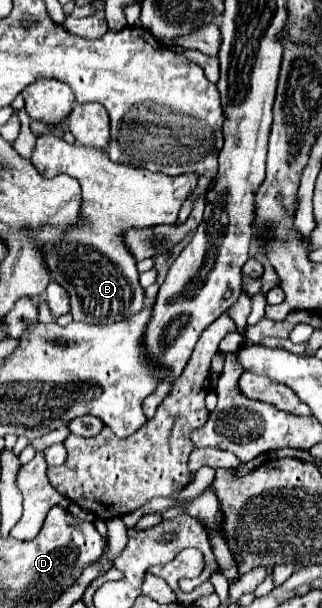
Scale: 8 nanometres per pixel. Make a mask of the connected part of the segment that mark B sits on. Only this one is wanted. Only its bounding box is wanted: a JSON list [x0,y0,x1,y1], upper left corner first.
[30,135,198,323]

